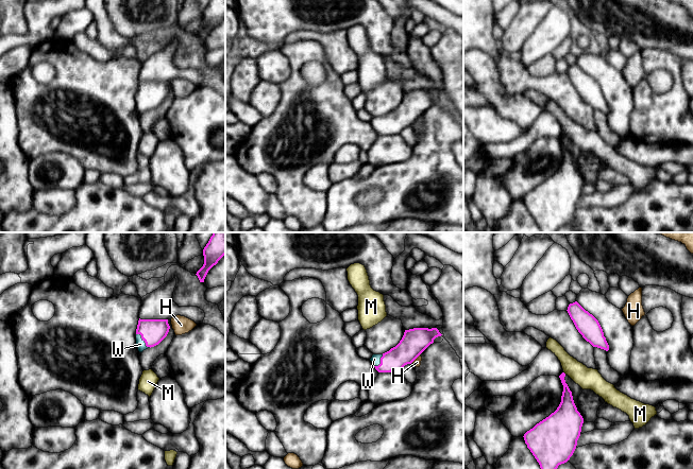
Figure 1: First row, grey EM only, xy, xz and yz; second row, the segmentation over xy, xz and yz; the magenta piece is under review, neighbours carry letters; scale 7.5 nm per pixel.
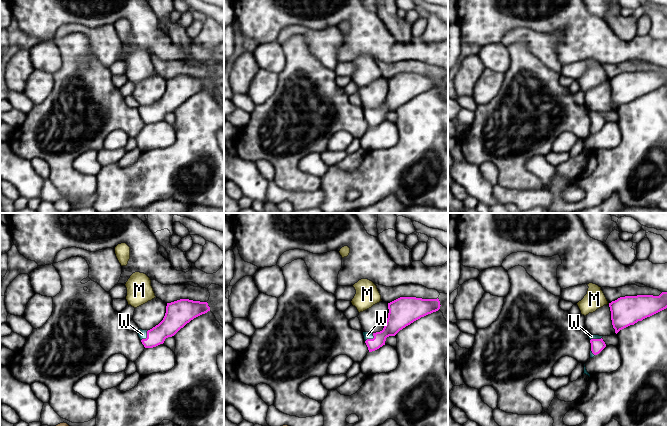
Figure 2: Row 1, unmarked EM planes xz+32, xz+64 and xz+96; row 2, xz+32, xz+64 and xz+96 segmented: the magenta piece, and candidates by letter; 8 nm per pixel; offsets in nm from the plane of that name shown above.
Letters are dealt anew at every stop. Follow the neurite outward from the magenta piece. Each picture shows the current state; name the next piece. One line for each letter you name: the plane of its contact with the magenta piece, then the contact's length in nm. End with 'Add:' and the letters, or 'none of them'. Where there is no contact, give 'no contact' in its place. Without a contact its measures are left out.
W: xy | 160 nm
Add: W

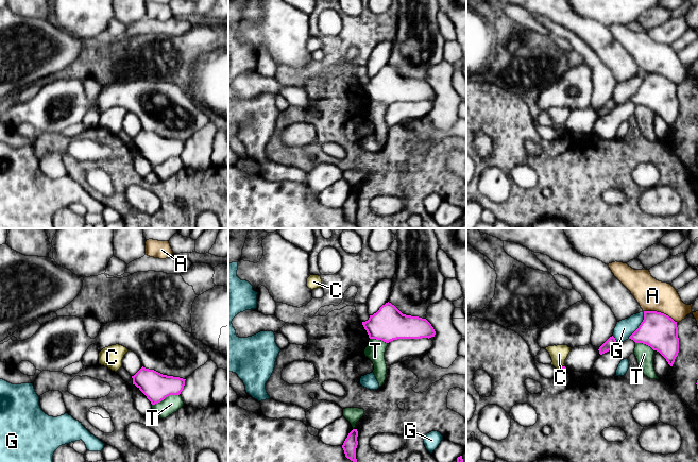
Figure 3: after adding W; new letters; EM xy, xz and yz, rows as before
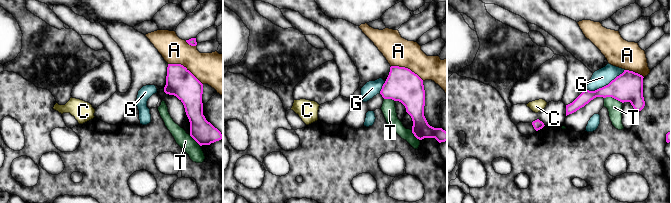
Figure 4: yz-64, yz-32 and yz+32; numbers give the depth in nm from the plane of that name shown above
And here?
Add: none of them

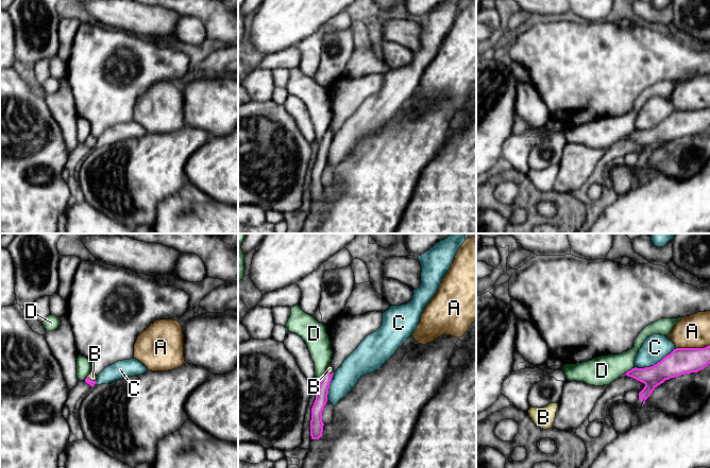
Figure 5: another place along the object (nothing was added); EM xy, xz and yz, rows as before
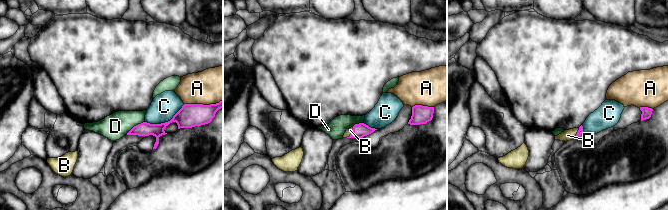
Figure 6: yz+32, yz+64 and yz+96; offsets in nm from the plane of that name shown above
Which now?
B: xy | 80 nm
Add: B

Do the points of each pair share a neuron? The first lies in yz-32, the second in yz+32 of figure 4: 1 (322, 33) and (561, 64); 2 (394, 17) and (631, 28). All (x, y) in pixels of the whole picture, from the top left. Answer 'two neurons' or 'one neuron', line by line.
1: two neurons
2: two neurons

